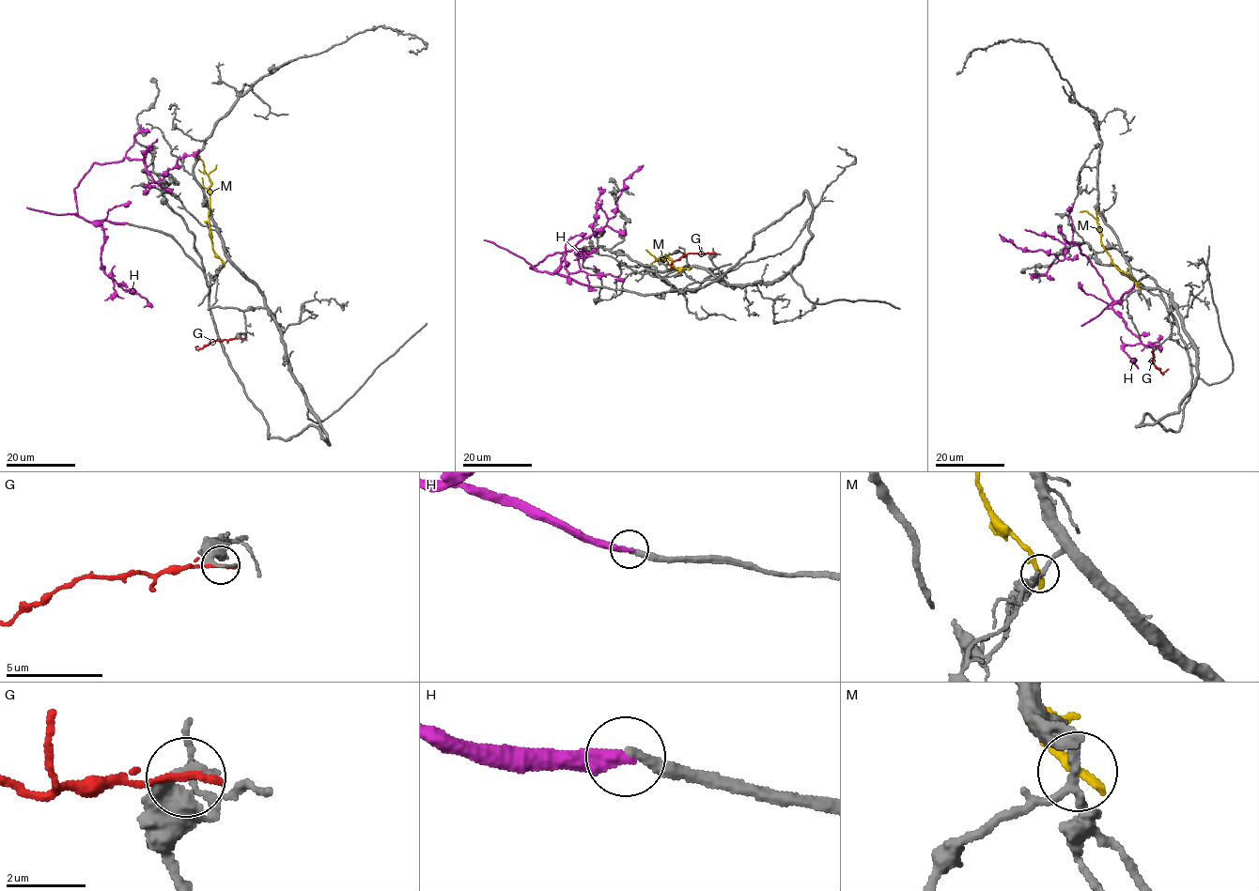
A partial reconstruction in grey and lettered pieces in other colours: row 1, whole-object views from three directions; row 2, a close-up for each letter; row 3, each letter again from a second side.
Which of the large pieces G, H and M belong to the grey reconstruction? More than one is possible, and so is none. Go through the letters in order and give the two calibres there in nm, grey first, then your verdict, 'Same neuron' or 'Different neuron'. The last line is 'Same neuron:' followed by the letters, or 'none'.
G: Thickness 300 nm (grey) against 200 nm. Different neuron
H: Thickness 240 nm (grey) against 340 nm. Different neuron
M: Thickness 200 nm (grey) against 320 nm. Different neuron
Same neuron: none

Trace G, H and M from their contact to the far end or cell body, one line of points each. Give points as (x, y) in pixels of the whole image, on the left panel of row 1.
G: (240, 338), (213, 340), (196, 349), (198, 346)
H: (126, 223), (86, 222), (77, 212), (74, 190), (94, 163), (137, 159), (155, 182), (177, 161), (198, 149)
M: (224, 264), (212, 247), (209, 230), (210, 180), (202, 161), (195, 156)

